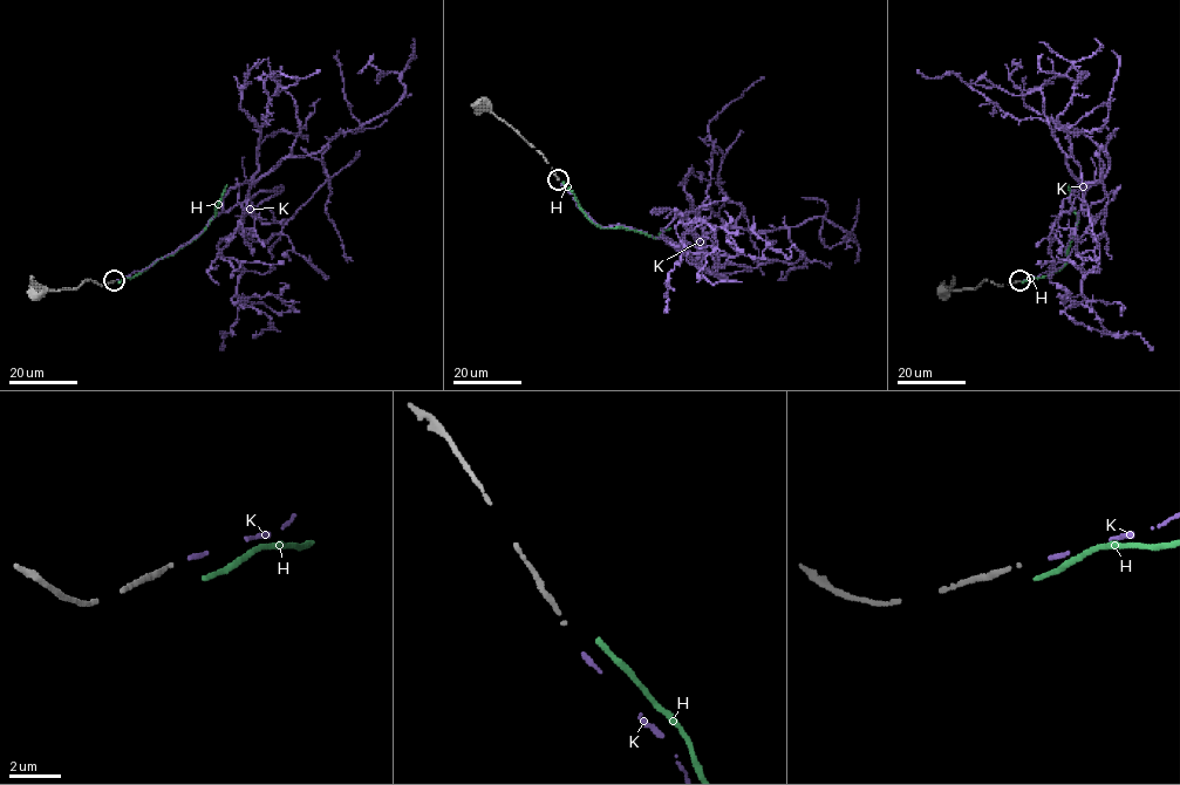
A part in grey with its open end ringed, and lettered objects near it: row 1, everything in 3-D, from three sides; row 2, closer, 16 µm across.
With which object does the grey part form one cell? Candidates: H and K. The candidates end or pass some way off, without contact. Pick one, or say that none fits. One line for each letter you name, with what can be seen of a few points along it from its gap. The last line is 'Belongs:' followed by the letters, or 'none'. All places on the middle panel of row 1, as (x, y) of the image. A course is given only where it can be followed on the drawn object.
K: course (560, 183), (598, 225), (695, 258), (723, 226), (817, 217), (840, 243), (820, 236), (827, 204), (800, 197)
Belongs: K

